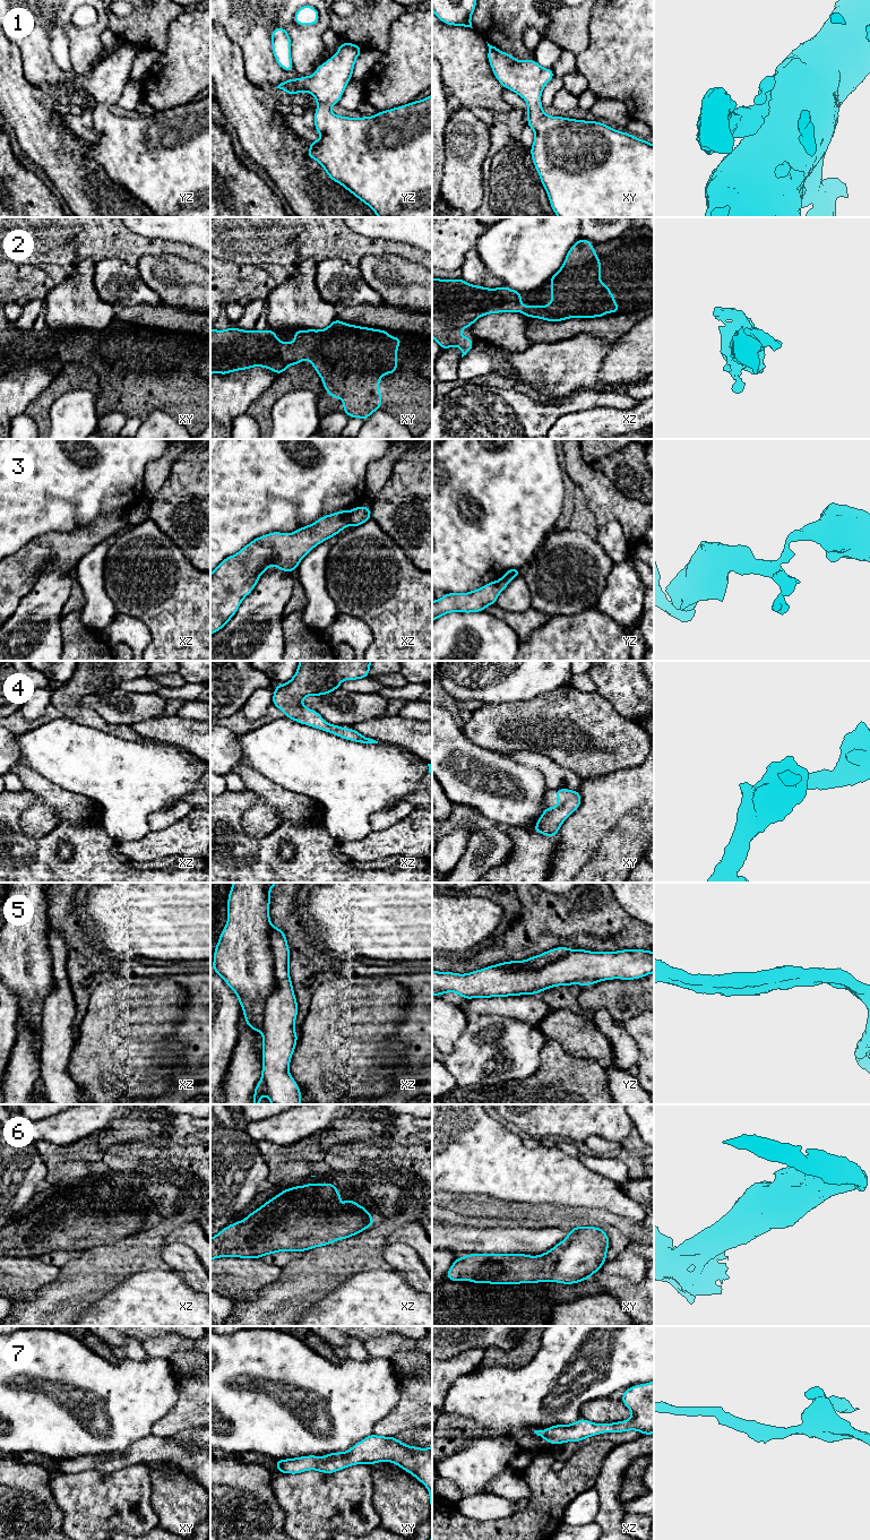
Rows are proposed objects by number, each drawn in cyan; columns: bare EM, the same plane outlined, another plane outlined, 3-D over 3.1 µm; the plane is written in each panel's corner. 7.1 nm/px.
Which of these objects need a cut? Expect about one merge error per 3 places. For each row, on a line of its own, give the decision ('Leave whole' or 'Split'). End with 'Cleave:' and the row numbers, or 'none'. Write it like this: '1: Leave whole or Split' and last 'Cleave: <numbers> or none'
1: Leave whole
2: Leave whole
3: Split
4: Leave whole
5: Leave whole
6: Leave whole
7: Leave whole
Cleave: 3

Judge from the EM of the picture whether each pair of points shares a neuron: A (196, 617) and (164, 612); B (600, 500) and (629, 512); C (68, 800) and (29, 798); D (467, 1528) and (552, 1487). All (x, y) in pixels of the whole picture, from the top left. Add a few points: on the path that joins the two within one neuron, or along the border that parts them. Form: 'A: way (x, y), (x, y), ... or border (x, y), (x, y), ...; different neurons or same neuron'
A: way (188, 612), (172, 612); same neuron
B: way (606, 502), (622, 509); same neuron
C: border (24, 789), (37, 799), (23, 811), (20, 818); different neurons
D: way (490, 1528), (516, 1528), (534, 1510); same neuron

